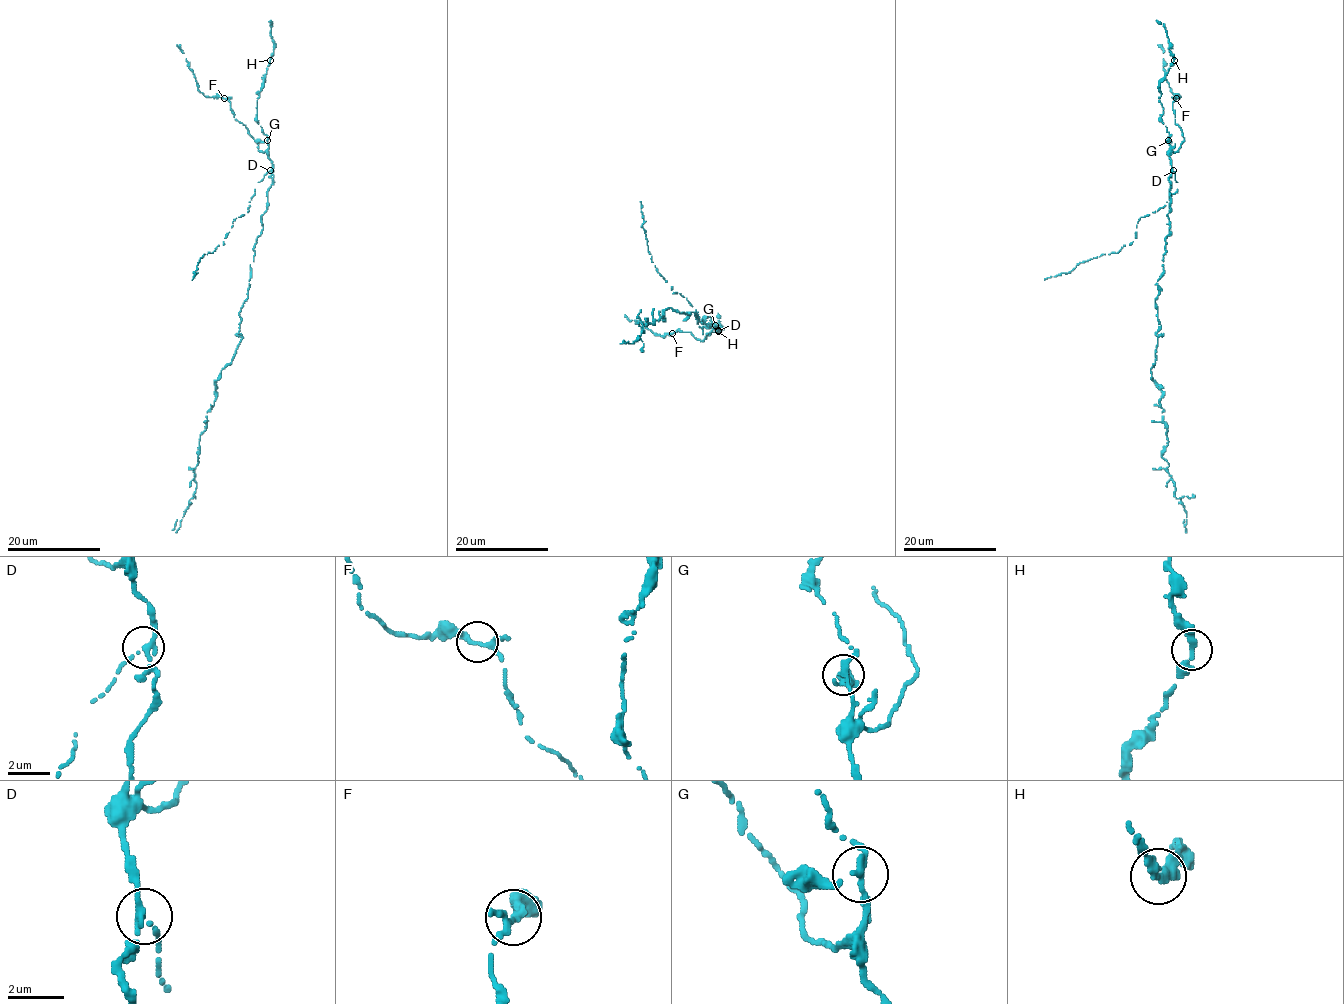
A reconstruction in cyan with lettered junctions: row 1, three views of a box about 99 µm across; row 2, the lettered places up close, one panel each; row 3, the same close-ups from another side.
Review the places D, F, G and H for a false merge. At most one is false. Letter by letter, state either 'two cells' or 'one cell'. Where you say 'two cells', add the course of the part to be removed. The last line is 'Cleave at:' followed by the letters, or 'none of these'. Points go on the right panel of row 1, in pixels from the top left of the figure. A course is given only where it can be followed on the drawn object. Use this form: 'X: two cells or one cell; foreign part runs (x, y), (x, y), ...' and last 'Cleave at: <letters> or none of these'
D: two cells; foreign part runs (1172, 170), (1177, 190), (1165, 205), (1141, 217), (1136, 237), (1129, 245), (1044, 280)
F: one cell
G: one cell
H: one cell
Cleave at: D

